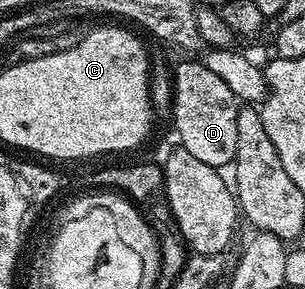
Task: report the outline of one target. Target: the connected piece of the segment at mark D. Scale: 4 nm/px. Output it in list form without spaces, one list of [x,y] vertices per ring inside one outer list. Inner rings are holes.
[[[201,60],[179,63],[177,71],[171,74],[171,81],[171,119],[173,118],[173,126],[181,137],[180,149],[191,152],[191,156],[203,160],[203,164],[211,164],[218,168],[228,167],[235,156],[235,148],[239,145],[239,99],[232,94],[226,81],[220,76],[215,76]]]

